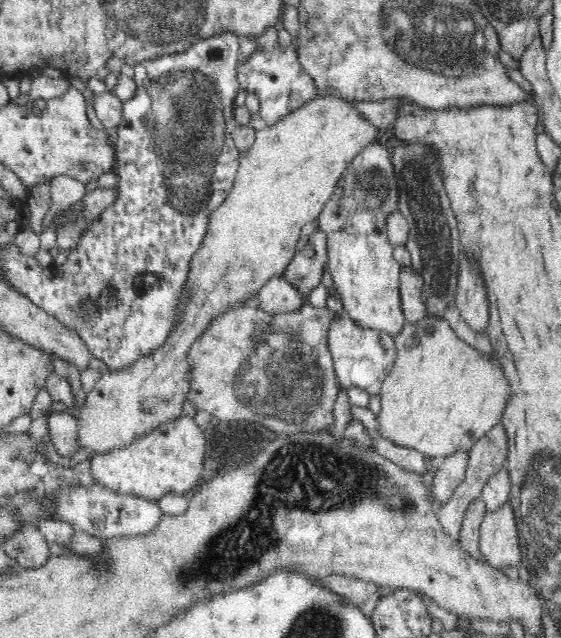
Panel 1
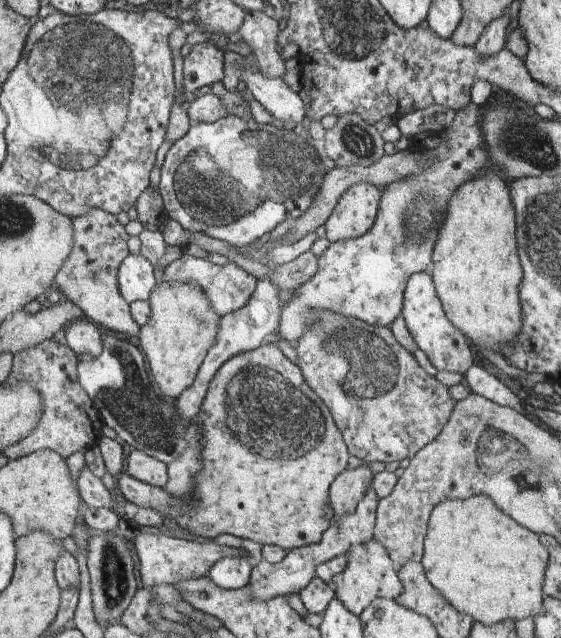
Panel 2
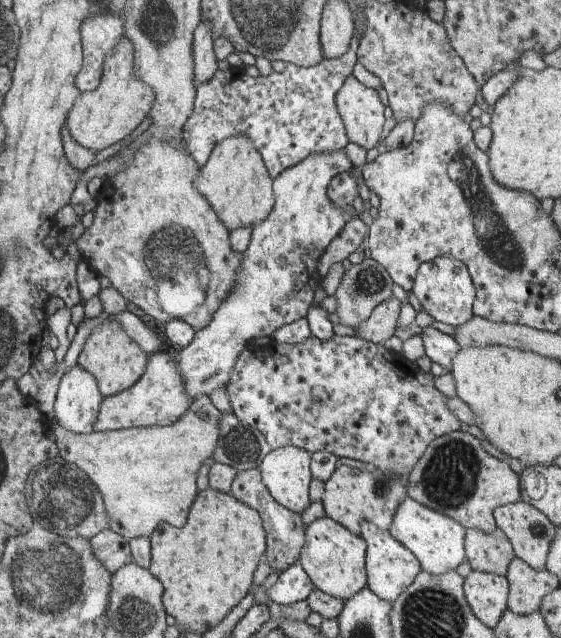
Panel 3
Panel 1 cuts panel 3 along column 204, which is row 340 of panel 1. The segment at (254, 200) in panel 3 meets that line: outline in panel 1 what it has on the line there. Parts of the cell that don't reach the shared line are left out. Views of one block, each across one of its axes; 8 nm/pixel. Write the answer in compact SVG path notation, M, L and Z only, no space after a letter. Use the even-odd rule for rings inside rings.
M338 95L316 96L303 107L284 115L276 124L255 132L252 148L240 152L240 166L227 199L208 216L204 238L191 260L191 272L188 272L187 282L181 290L180 302L183 302L184 308L180 308L180 320L170 328L171 334L166 341L150 355L140 357L121 370L102 370L100 378L87 391L76 418L78 452L88 451L86 459L91 460L94 455L124 448L132 440L148 436L152 428L172 424L184 416L183 404L191 389L189 374L192 366L187 357L192 345L204 336L204 331L216 316L236 308L240 302L248 300L250 295L259 292L272 278L282 276L295 254L302 226L310 221L316 222L346 168L364 147L380 140L382 136L374 125L358 115L358 111L350 105L350 100L340 99Z

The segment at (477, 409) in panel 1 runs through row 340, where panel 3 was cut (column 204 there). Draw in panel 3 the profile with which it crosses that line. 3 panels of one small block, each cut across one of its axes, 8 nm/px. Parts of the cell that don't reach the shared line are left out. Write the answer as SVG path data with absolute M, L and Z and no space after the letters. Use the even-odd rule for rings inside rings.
M201 395L196 397L195 400L191 403L191 406L185 410L184 415L176 421L165 426L151 426L151 427L132 427L129 429L118 429L111 430L108 432L102 431L92 431L89 434L75 434L75 432L67 432L63 430L61 426L57 426L55 419L51 420L53 427L53 435L55 436L57 449L59 450L58 457L66 462L72 463L76 468L79 468L92 482L96 487L99 494L101 494L103 510L107 514L107 524L110 530L113 530L116 534L123 536L127 541L137 536L149 537L152 532L155 530L157 524L161 522L168 523L172 526L181 526L185 524L185 516L188 516L187 510L189 506L193 503L193 500L196 499L196 479L197 472L199 471L199 466L206 463L207 461L211 462L213 450L215 450L216 445L219 443L220 439L220 412L211 404L207 395Z

